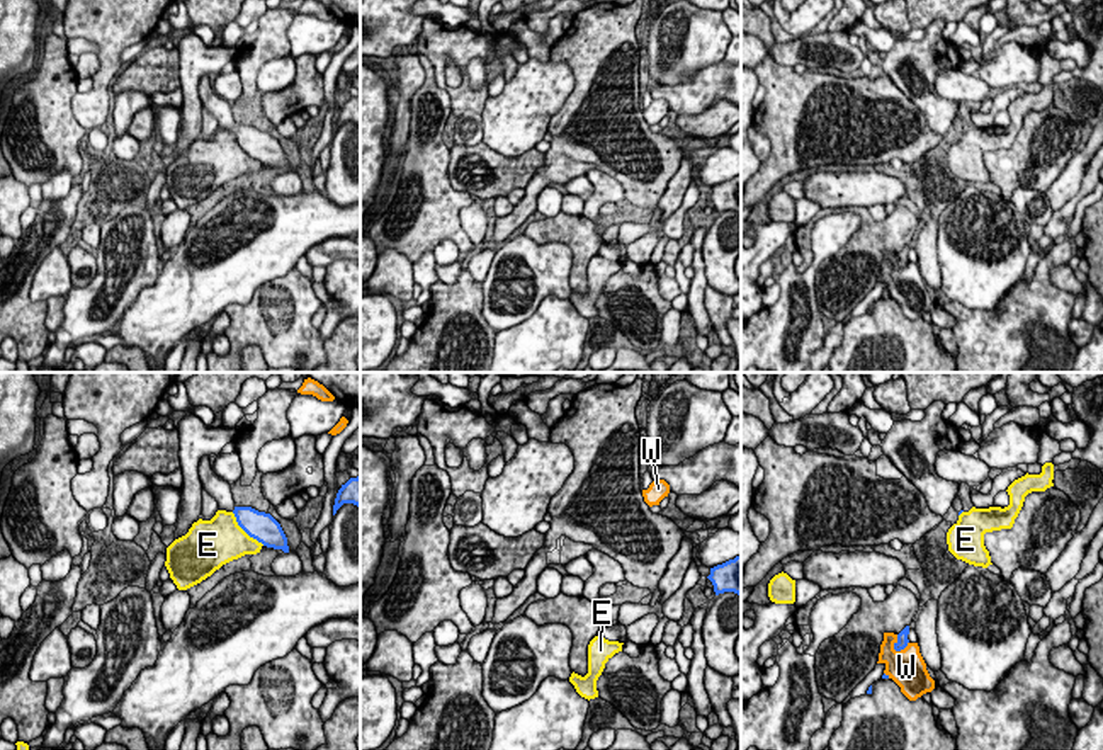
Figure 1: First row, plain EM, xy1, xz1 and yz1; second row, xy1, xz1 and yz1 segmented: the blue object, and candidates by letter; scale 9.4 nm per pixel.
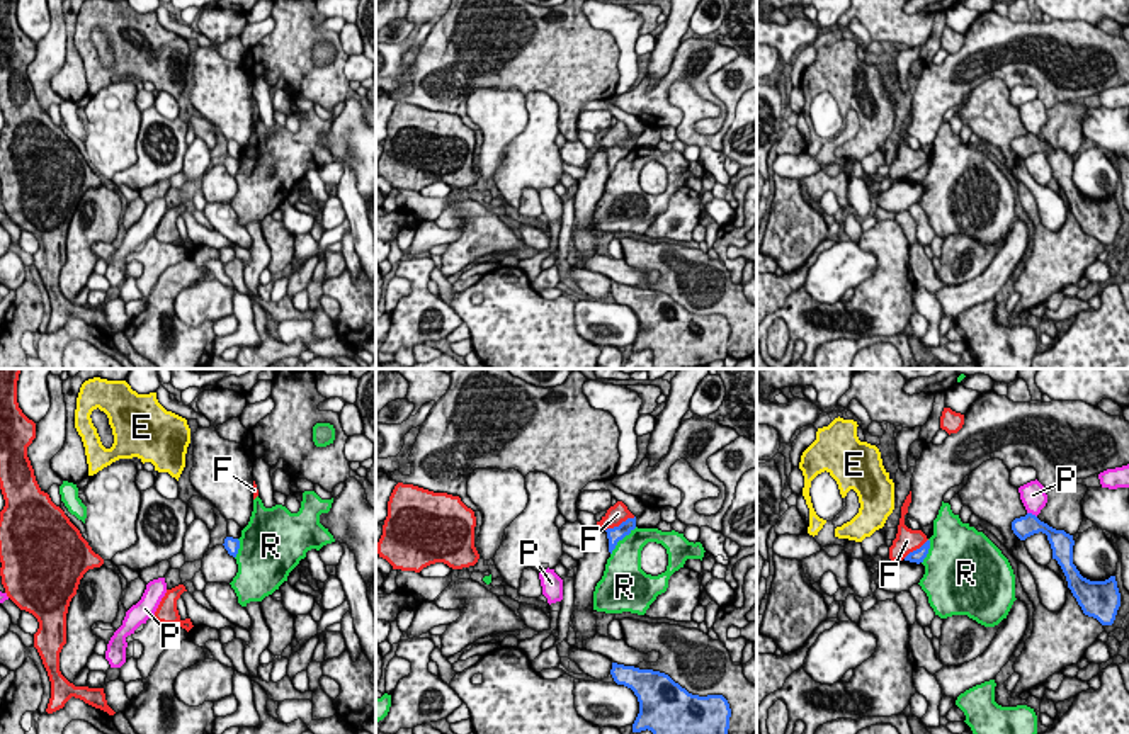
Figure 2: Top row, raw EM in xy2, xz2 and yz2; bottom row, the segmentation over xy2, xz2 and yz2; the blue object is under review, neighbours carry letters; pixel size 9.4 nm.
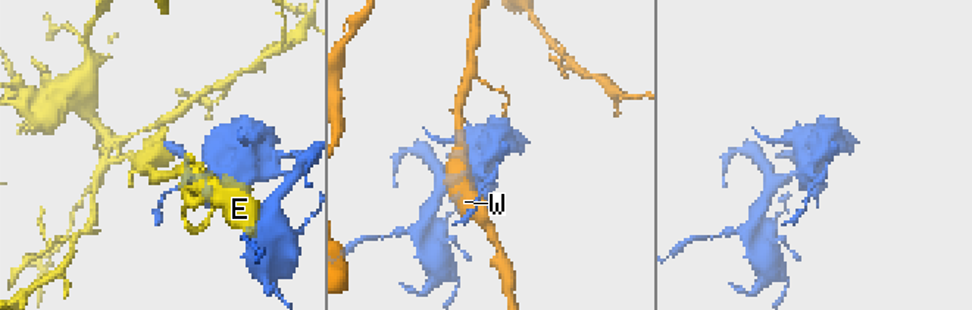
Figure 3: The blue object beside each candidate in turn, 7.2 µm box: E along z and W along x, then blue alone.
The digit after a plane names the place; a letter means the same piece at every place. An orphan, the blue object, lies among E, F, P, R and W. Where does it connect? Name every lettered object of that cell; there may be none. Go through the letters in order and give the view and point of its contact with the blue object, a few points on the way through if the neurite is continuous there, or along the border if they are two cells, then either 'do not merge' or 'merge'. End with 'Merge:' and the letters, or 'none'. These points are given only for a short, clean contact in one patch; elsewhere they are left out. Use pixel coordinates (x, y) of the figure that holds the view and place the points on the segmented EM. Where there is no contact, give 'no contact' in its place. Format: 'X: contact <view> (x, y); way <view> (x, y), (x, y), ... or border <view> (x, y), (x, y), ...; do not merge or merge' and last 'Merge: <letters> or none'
E: contact xy1 (245, 531); border xy1 (231, 512), (235, 521), (264, 545); do not merge
F: contact xz2 (621, 524); border xz2 (635, 517), (606, 530); do not merge
P: contact yz2 (1031, 513); do not merge
R: contact xz2 (621, 539); do not merge
W: contact yz1 (894, 645); do not merge
Merge: none

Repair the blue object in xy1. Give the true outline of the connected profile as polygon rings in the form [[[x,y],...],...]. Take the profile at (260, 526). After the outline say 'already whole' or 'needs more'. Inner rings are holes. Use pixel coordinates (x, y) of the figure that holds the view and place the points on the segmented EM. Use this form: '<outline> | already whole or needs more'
[[[209,456],[201,457],[199,476],[202,488],[218,502],[219,510],[233,512],[238,526],[250,537],[257,539],[267,548],[289,553],[287,537],[280,524],[270,514],[258,512],[252,507],[236,507],[231,485],[214,473]]] | needs more

